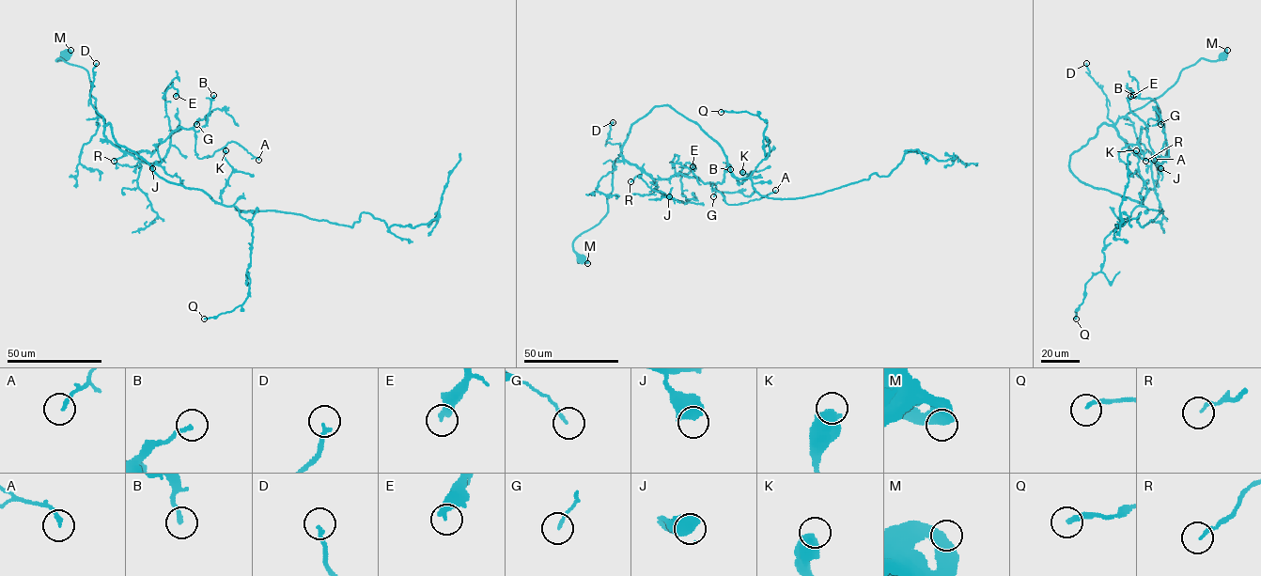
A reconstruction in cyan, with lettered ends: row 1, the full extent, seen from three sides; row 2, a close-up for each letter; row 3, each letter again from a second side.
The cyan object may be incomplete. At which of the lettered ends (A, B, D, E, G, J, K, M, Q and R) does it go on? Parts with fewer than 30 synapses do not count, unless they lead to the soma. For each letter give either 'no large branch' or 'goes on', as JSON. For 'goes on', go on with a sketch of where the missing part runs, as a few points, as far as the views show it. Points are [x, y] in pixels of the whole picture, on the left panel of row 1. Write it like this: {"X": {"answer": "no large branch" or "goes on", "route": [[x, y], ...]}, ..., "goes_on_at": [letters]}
{"A": {"answer": "no large branch"}, "B": {"answer": "no large branch"}, "D": {"answer": "no large branch"}, "E": {"answer": "no large branch"}, "G": {"answer": "no large branch"}, "J": {"answer": "no large branch"}, "K": {"answer": "no large branch"}, "M": {"answer": "no large branch"}, "Q": {"answer": "no large branch"}, "R": {"answer": "no large branch"}, "goes_on_at": []}

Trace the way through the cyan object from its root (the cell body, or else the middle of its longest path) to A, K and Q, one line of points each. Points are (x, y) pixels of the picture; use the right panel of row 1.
A: (1103, 189), (1069, 165), (1103, 124), (1138, 154), (1142, 127), (1154, 158), (1168, 156), (1165, 141), (1154, 160)
K: (1103, 189), (1143, 203), (1147, 187), (1139, 173), (1136, 150)
Q: (1103, 189), (1143, 206), (1137, 206), (1105, 239), (1103, 266), (1085, 284), (1076, 319)

